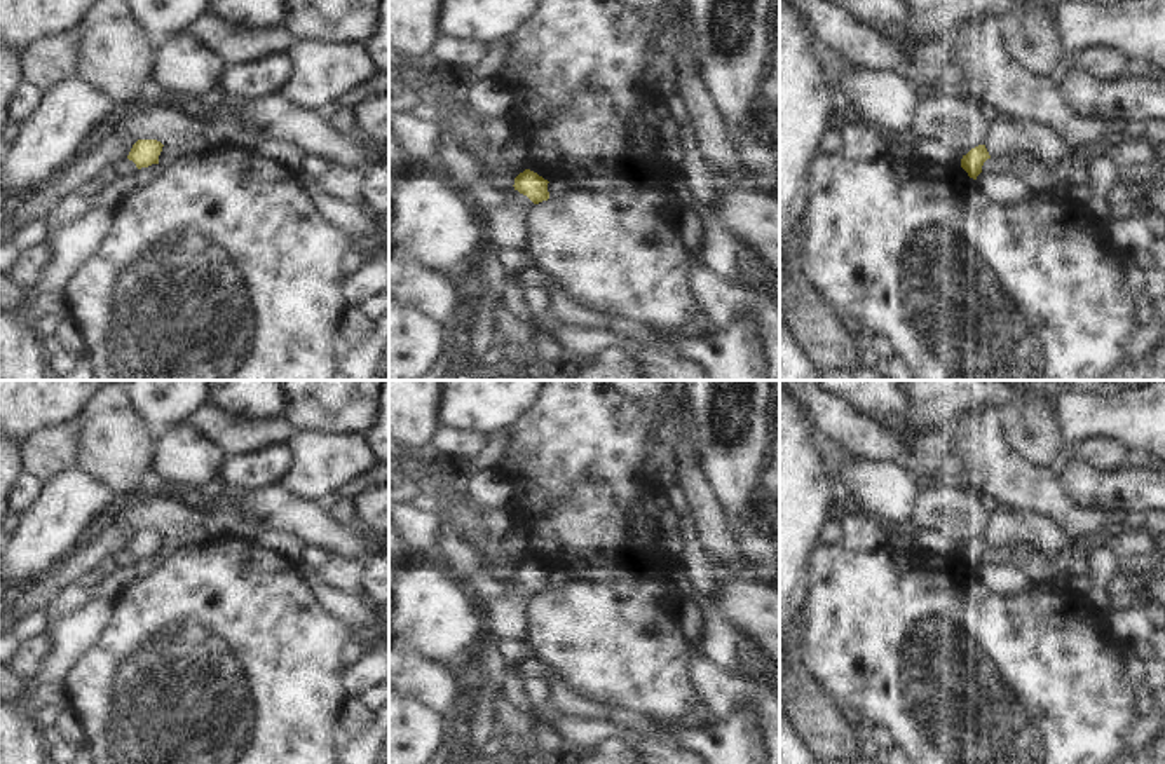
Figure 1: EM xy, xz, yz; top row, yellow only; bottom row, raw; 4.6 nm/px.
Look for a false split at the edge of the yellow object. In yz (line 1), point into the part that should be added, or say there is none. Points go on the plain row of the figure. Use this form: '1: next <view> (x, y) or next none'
1: next none

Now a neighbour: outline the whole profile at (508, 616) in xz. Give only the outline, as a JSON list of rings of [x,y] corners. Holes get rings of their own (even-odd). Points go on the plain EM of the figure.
[[[514,579],[511,581],[511,588],[513,591],[504,598],[481,600],[481,607],[487,616],[487,631],[495,637],[528,642],[532,635],[528,607],[535,595]]]

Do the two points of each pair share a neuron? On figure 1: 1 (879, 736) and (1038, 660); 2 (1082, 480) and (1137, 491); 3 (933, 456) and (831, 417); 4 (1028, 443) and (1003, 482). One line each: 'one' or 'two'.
1: two
2: one
3: one
4: two

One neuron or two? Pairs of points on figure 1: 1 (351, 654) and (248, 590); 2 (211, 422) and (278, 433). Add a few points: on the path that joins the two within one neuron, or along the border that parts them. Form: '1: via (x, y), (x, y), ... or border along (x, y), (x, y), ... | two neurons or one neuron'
1: border along (358, 635), (344, 648), (342, 665), (346, 668) | two neurons
2: via (227, 429), (231, 433), (262, 433) | one neuron

